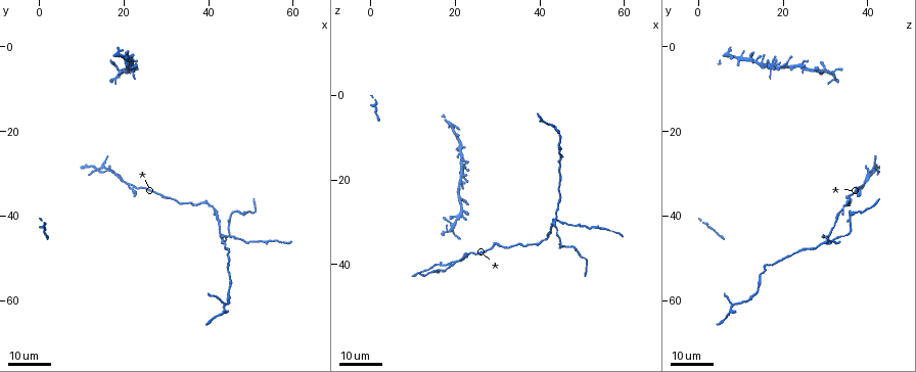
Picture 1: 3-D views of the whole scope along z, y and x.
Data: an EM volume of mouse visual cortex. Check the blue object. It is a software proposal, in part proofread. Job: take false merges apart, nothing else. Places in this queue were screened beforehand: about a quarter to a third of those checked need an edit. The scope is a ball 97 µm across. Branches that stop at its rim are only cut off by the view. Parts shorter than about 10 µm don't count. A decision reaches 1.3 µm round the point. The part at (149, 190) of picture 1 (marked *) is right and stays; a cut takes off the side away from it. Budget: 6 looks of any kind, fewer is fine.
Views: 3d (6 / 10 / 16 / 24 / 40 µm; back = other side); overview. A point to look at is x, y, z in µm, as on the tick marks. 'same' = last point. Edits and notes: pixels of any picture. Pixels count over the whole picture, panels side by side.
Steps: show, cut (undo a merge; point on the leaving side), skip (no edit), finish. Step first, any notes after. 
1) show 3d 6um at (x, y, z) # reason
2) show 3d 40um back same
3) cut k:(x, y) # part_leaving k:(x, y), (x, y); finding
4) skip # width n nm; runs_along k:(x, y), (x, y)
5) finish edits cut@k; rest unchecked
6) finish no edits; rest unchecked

show 3d 16um at (42.0, 39.0, 33.5) # two arms in line, one across

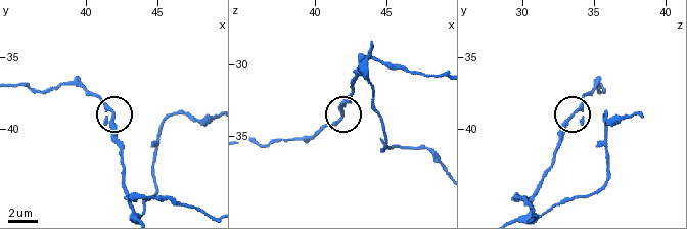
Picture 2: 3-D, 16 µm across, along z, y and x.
show 3d 10um at (41.8, 39.2, 33.6) # closer look

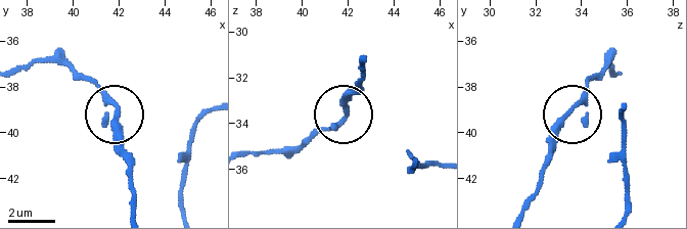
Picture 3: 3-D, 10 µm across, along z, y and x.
skip # width 200 nm; runs_along 3:(21, 66), (75, 66), (113, 107), (125, 164); continuous, no second cell

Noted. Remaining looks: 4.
show 3d 16um at (44.0, 60.5, 8.5) # calibre changes

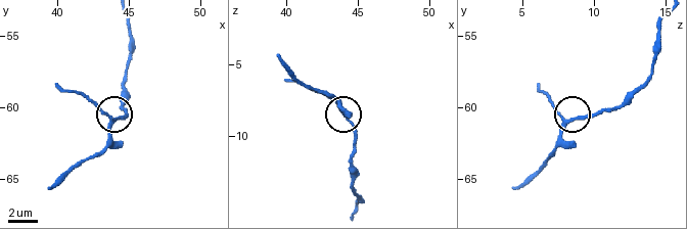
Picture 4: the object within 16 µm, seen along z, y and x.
show 3d 6um at (44.0, 60.8, 8.2) # closer look

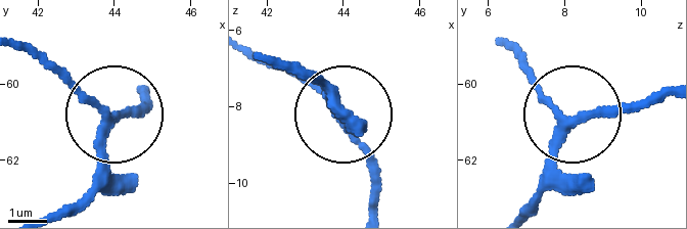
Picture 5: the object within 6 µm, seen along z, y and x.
show 3d 6um back at (43.95, 60.95, 8.40)

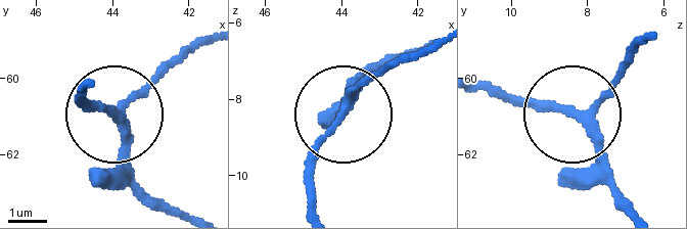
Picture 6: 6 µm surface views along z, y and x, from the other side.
skip # runs_along 6:(483, 84), (570, 113), (615, 188); all the same cell

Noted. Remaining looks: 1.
finish no edits; rest unchecked

